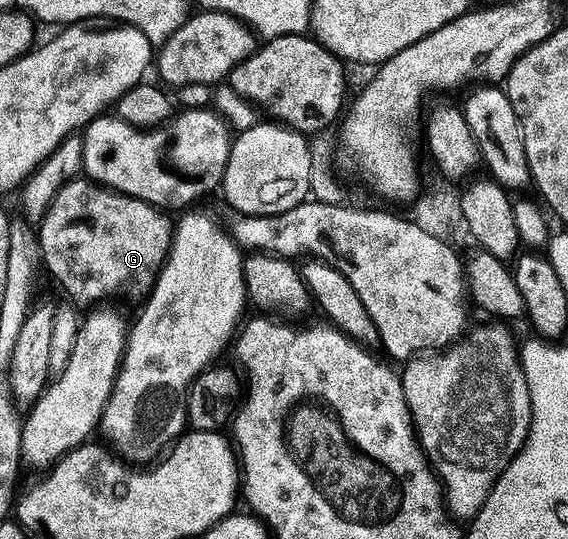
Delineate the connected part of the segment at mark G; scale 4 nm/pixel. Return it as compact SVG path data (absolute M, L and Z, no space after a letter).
M78 177L66 184L54 198L40 224L39 236L44 266L49 266L50 273L78 299L78 304L101 305L109 301L112 295L121 295L124 291L152 292L153 284L169 259L169 252L173 250L175 223L168 217L170 218L164 210L152 207L142 199L132 199L130 195L121 195L100 183Z

